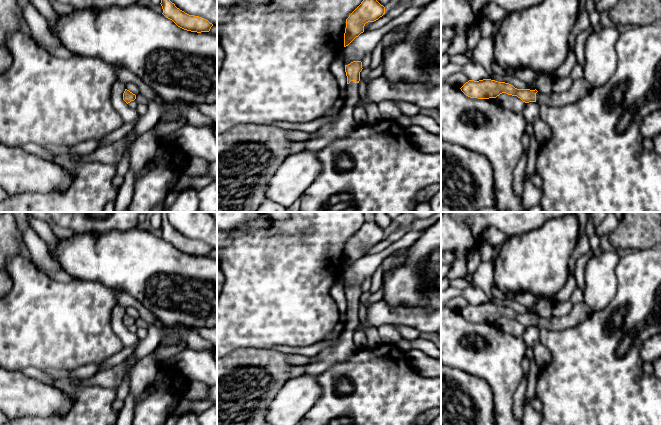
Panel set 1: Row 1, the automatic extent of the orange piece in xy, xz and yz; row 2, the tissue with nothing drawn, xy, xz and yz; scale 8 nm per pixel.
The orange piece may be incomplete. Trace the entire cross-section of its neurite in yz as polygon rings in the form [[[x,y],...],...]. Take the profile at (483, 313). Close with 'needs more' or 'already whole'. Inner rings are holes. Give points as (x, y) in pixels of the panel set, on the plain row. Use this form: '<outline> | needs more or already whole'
[[[491,303],[479,305],[469,304],[461,312],[461,315],[470,322],[489,323],[496,322],[502,317],[517,320],[523,326],[537,326],[539,329],[550,330],[570,329],[588,319],[593,311],[585,303],[573,304],[570,313],[564,317],[554,317],[549,319],[539,317],[536,313],[517,313],[513,309],[505,306],[498,306]]] | needs more

